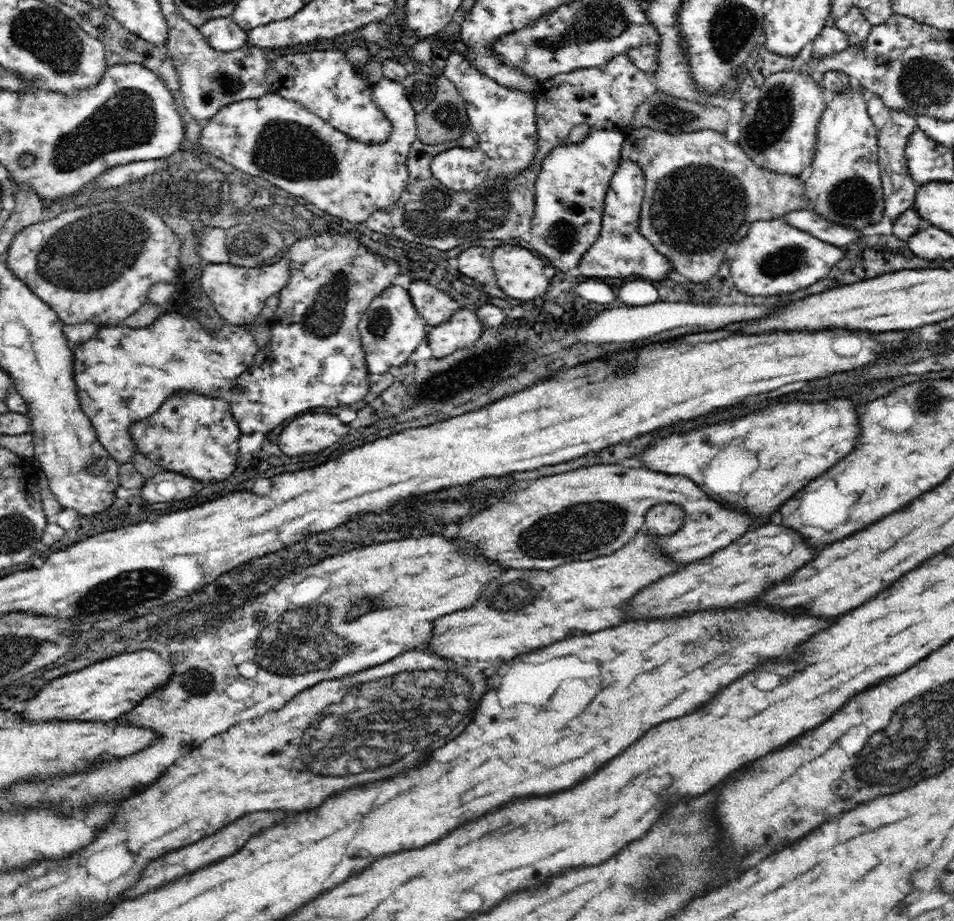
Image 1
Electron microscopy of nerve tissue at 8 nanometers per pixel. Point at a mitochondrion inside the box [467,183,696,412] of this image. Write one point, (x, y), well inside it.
(563, 236)

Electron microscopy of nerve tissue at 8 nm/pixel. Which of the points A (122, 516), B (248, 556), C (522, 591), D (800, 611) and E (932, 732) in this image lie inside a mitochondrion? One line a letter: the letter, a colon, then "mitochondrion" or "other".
A: other
B: other
C: mitochondrion
D: other
E: mitochondrion

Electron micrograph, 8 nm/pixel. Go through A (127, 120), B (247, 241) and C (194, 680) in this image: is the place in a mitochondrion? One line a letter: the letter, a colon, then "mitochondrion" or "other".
A: mitochondrion
B: mitochondrion
C: mitochondrion

